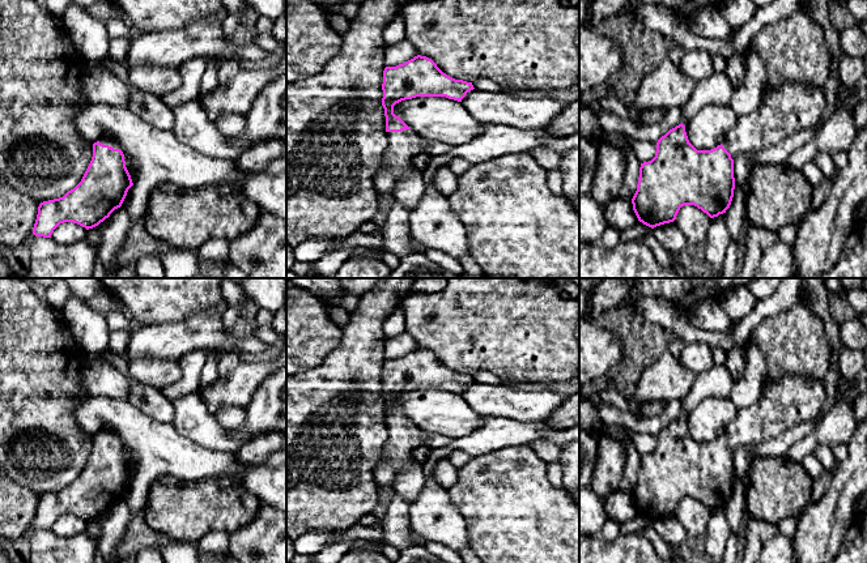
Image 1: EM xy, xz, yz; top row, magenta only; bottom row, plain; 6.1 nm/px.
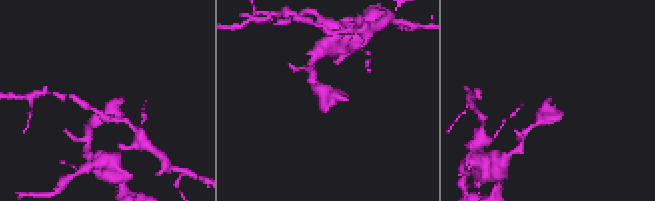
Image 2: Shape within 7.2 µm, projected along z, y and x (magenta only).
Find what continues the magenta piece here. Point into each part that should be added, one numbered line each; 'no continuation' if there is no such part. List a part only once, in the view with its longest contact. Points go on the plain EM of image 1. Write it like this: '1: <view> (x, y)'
1: xz (396, 453)

